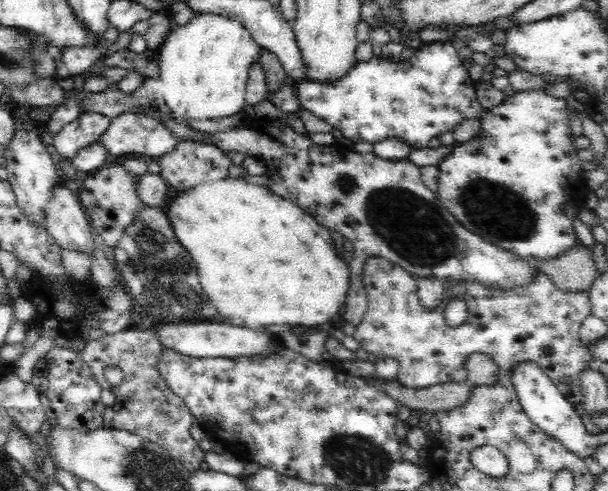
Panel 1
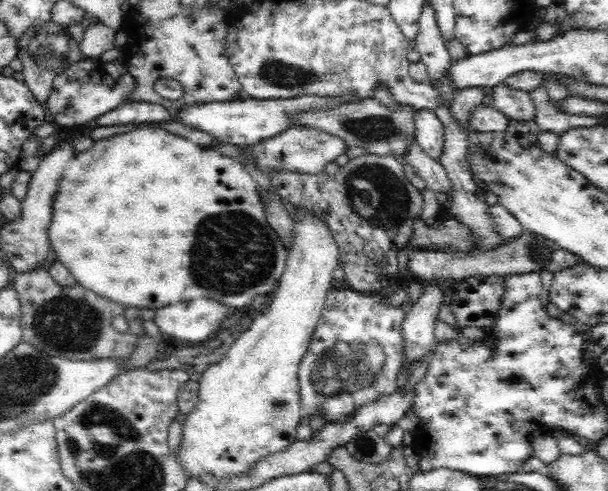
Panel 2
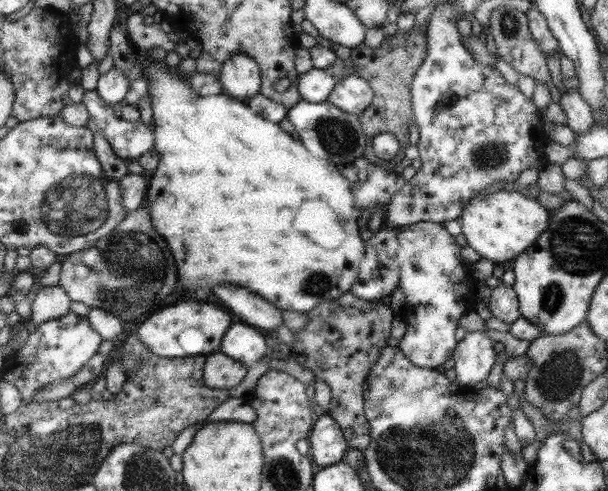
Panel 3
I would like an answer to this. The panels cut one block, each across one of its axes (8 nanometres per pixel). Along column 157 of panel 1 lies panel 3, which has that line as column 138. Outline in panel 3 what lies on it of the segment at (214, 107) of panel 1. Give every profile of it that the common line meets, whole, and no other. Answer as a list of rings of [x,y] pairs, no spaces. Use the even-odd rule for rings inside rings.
[[[139,49],[138,52],[140,52],[138,61],[140,61],[140,67],[142,68],[140,79],[146,81],[146,85],[148,85],[148,92],[146,93],[150,95],[150,101],[152,101],[152,124],[155,132],[154,148],[160,153],[158,168],[149,179],[145,204],[151,208],[153,226],[158,232],[164,232],[164,236],[168,236],[168,244],[172,244],[172,252],[176,252],[176,260],[180,260],[180,280],[182,280],[182,284],[188,290],[190,288],[194,288],[194,290],[212,288],[218,282],[240,284],[240,286],[248,288],[250,292],[256,292],[258,296],[264,296],[264,300],[267,300],[281,311],[292,310],[292,312],[306,313],[314,307],[318,307],[320,303],[336,300],[348,294],[358,278],[361,270],[360,264],[365,260],[367,252],[365,252],[366,243],[360,238],[358,224],[356,224],[360,212],[354,206],[351,184],[348,182],[347,177],[340,172],[340,168],[332,161],[316,157],[312,152],[308,151],[303,142],[294,140],[292,135],[282,130],[278,124],[261,117],[246,104],[246,101],[240,100],[236,96],[230,96],[226,92],[221,92],[212,97],[202,97],[200,94],[196,94],[196,88],[192,88],[191,78],[185,77],[178,68],[169,68],[163,62],[148,60],[148,56],[143,56],[143,52]],[[302,200],[324,200],[328,204],[336,202],[336,222],[346,232],[346,238],[342,240],[342,244],[336,250],[326,250],[326,248],[318,246],[316,242],[308,240],[302,232],[292,228],[294,214],[296,214],[298,206],[302,204]]]

